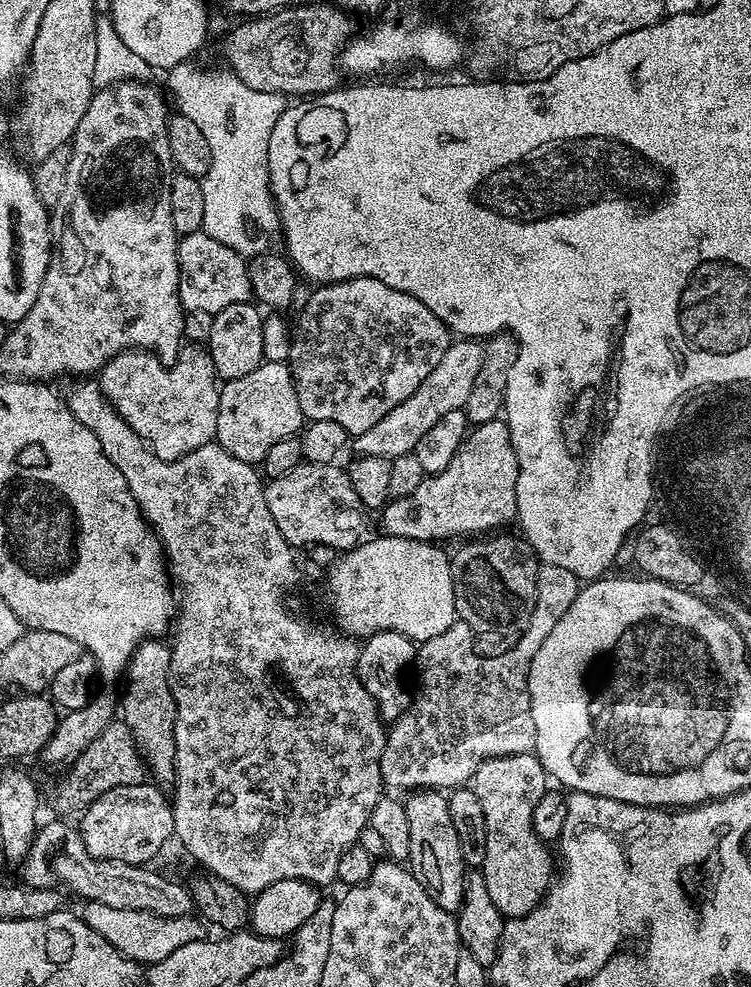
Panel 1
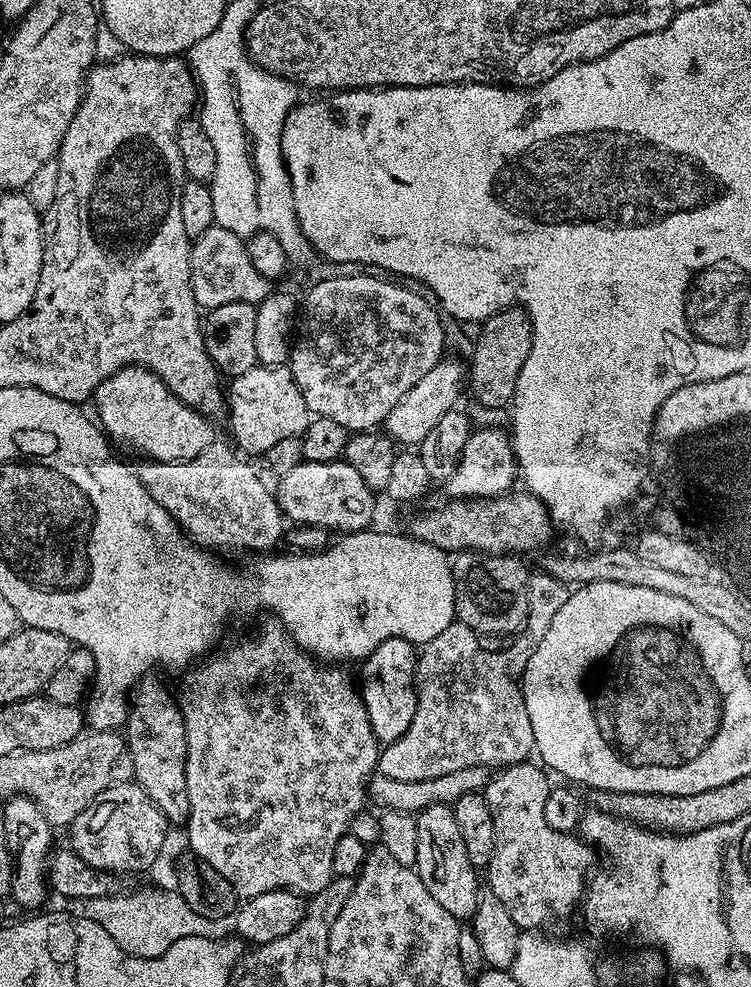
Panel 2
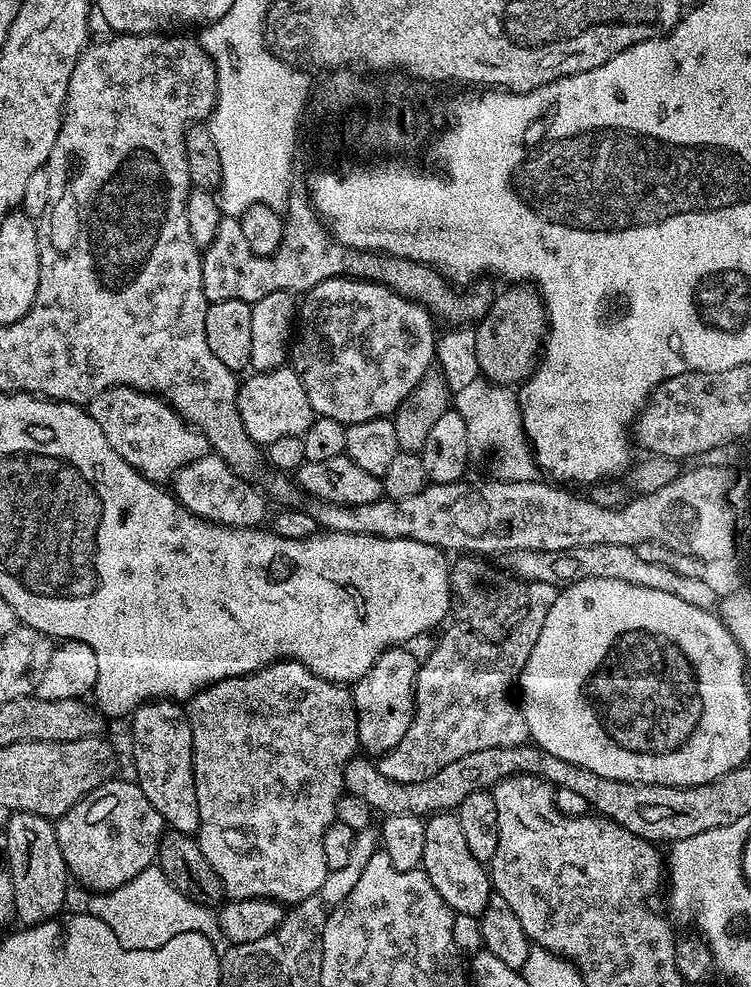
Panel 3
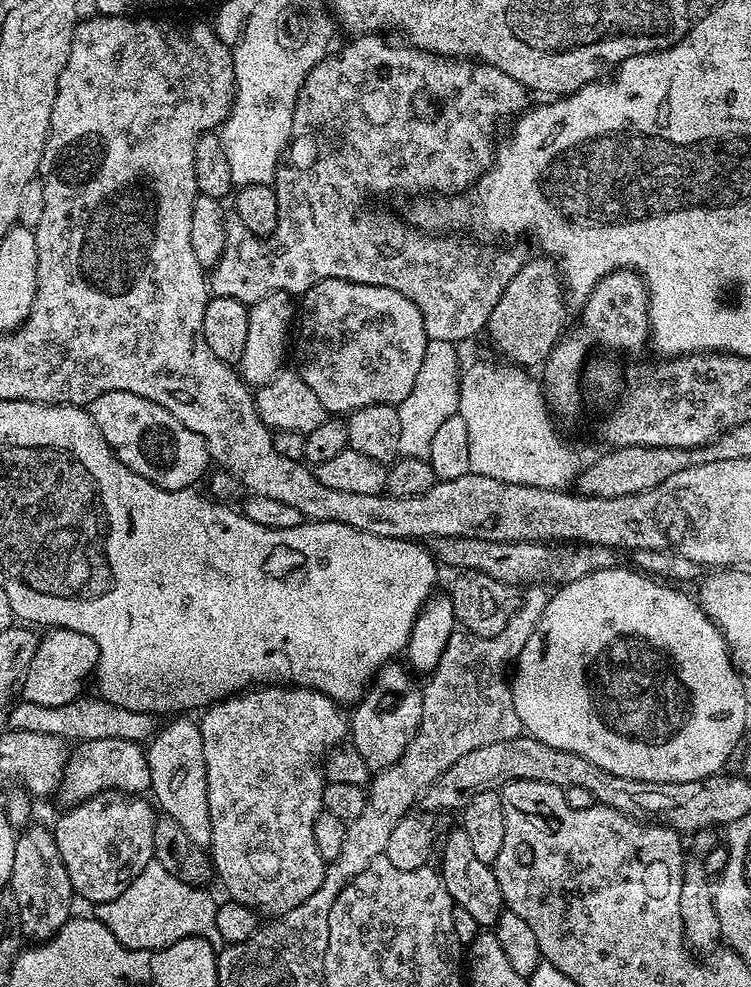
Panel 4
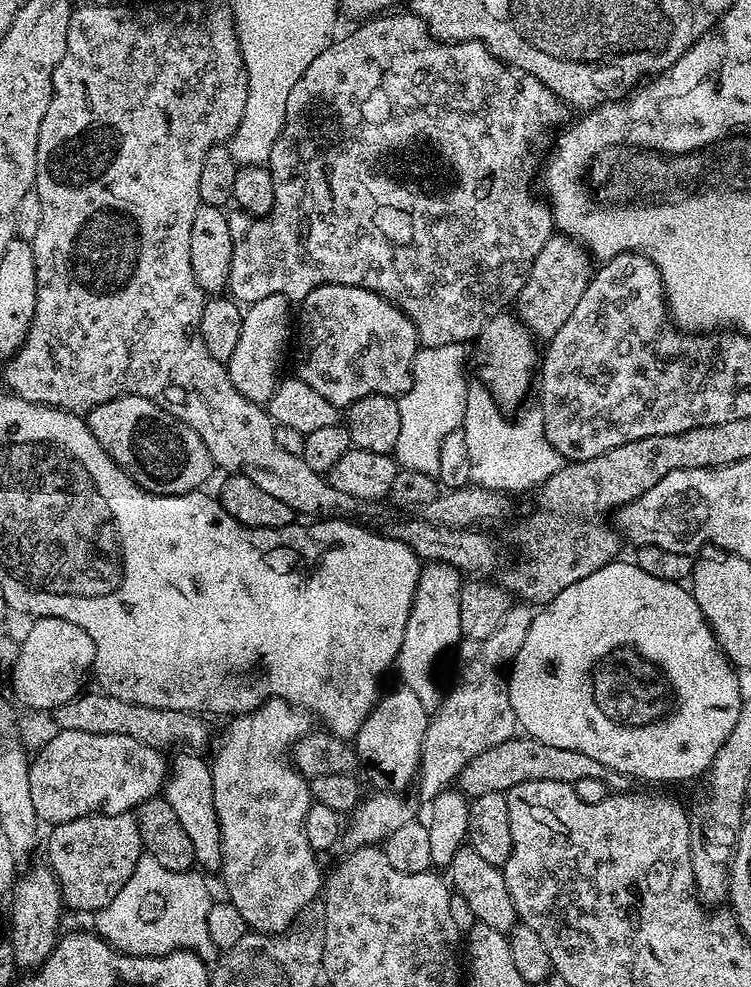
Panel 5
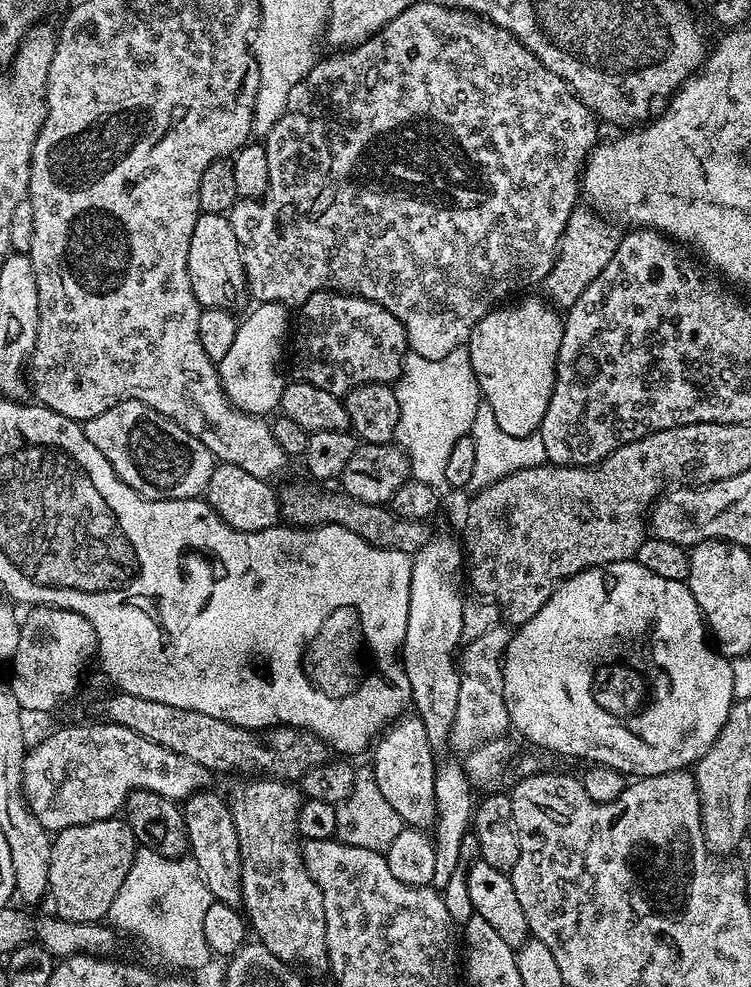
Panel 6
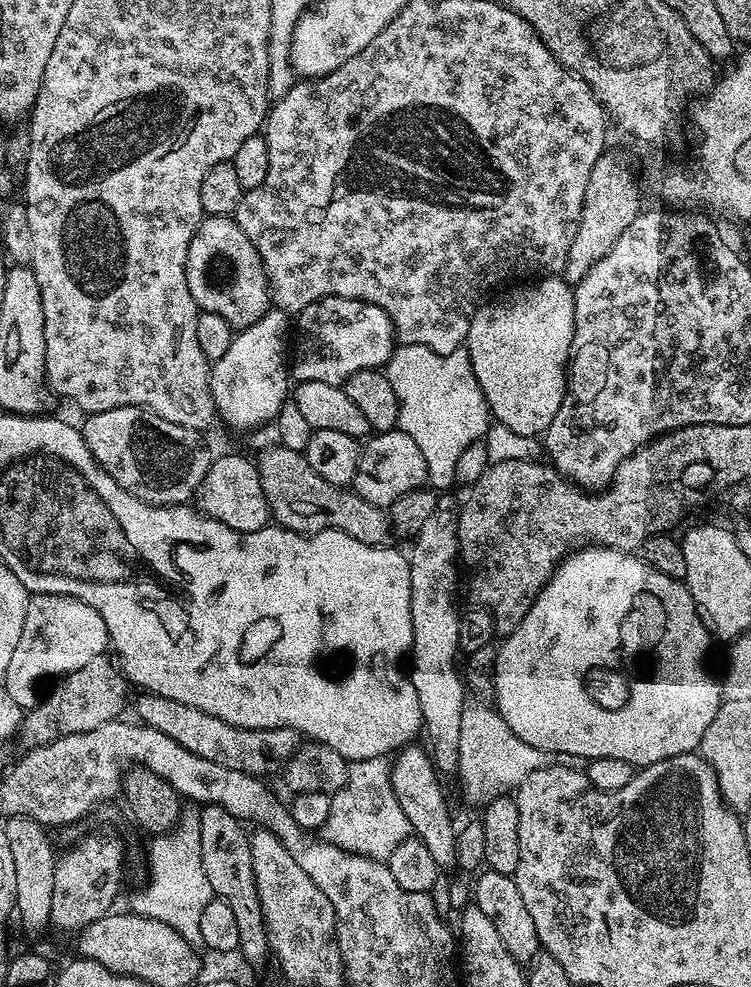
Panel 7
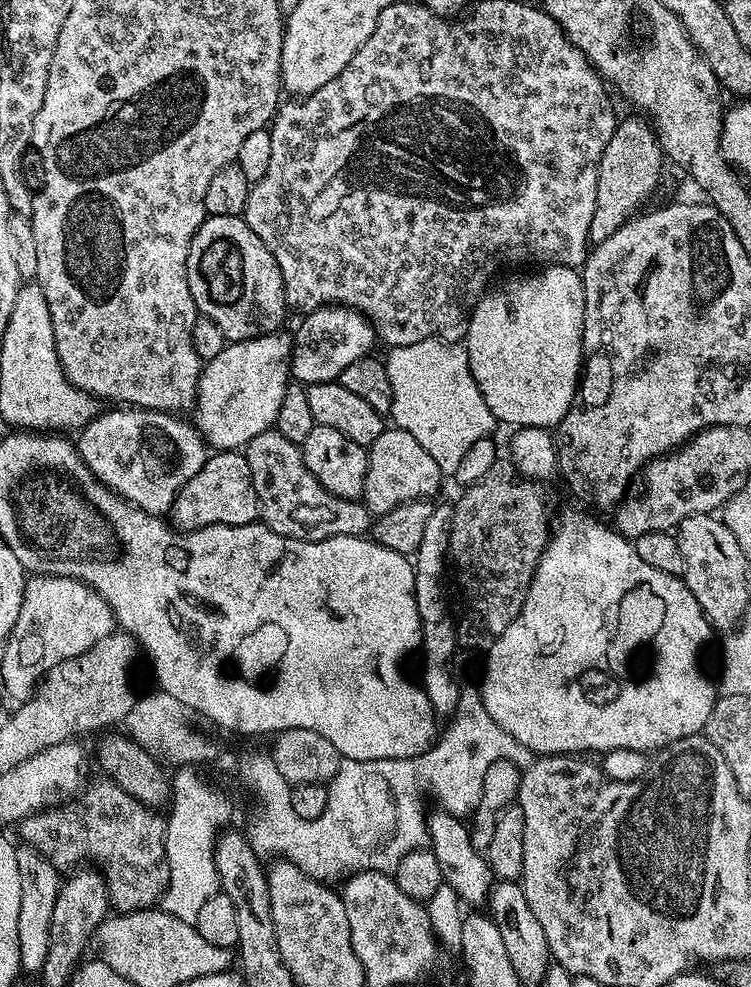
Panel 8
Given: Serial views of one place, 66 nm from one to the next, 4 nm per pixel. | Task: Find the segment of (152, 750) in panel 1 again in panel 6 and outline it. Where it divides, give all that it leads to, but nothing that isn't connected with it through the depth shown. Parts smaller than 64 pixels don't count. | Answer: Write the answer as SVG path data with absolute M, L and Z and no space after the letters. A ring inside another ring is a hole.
M213 790L195 792L183 801L184 821L190 855L198 862L198 870L210 890L213 901L231 908L243 905L242 882L240 881L240 847L238 832L234 830L231 807Z

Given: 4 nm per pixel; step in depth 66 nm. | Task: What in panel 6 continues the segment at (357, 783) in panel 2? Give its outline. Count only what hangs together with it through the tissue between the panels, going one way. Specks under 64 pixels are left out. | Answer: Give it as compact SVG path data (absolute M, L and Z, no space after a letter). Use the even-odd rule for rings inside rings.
M252 778L230 796L234 830L238 832L240 847L240 881L242 882L243 915L256 932L255 939L278 958L293 966L305 964L308 968L328 968L326 950L326 910L322 906L322 890L310 878L300 853L296 819L302 803L302 793L295 783L275 778Z

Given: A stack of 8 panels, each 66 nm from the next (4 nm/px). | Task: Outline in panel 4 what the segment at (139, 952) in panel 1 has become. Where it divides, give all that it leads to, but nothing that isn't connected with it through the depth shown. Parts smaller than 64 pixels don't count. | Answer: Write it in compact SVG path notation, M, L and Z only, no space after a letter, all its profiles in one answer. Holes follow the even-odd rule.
M158 863L147 864L114 898L105 904L97 904L94 908L95 919L100 920L118 938L118 942L127 948L134 950L154 950L165 948L182 938L197 936L207 942L209 948L221 949L225 947L222 934L218 934L218 922L216 921L217 901L212 901L212 896L203 887L186 882L178 882L166 866Z

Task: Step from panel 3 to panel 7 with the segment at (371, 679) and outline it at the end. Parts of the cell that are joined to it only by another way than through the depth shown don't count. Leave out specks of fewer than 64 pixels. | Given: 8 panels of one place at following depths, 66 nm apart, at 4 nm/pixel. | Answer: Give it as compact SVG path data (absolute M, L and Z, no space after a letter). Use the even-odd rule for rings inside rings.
M416 747L401 748L395 753L390 764L392 789L398 798L398 804L402 806L402 814L406 814L413 833L424 843L426 850L430 850L434 862L438 862L441 870L455 869L458 828L457 825L452 825L452 812L444 801L444 788L440 785L442 780L432 756L424 748L422 750Z

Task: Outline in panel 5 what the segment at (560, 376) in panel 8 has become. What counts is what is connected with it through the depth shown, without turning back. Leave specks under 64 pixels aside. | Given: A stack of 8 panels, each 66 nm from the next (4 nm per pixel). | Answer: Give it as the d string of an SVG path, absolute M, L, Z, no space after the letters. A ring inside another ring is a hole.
M501 314L496 316L480 331L474 341L474 364L479 383L488 388L499 408L505 413L512 411L524 400L528 387L533 387L538 376L538 347L527 326L515 315Z

